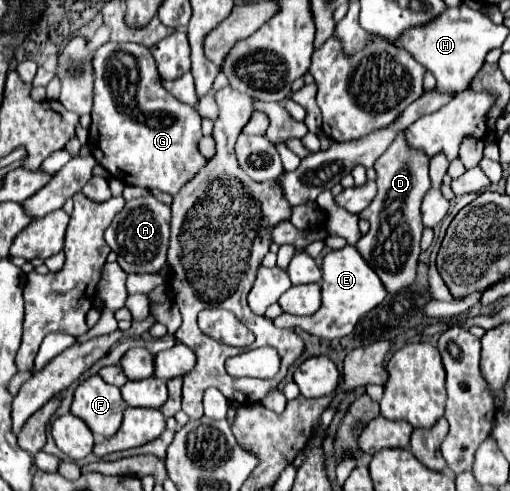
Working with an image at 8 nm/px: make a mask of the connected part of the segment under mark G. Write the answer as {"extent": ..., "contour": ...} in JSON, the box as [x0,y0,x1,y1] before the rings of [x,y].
{"extent":[90,43,206,195],"contour":[[[104,43],[92,55],[94,69],[94,109],[90,127],[90,151],[98,165],[126,185],[138,185],[144,189],[160,189],[176,195],[192,175],[206,163],[196,151],[196,143],[202,138],[202,118],[196,107],[178,101],[174,95],[164,91],[154,57],[150,49],[138,43]]]}

